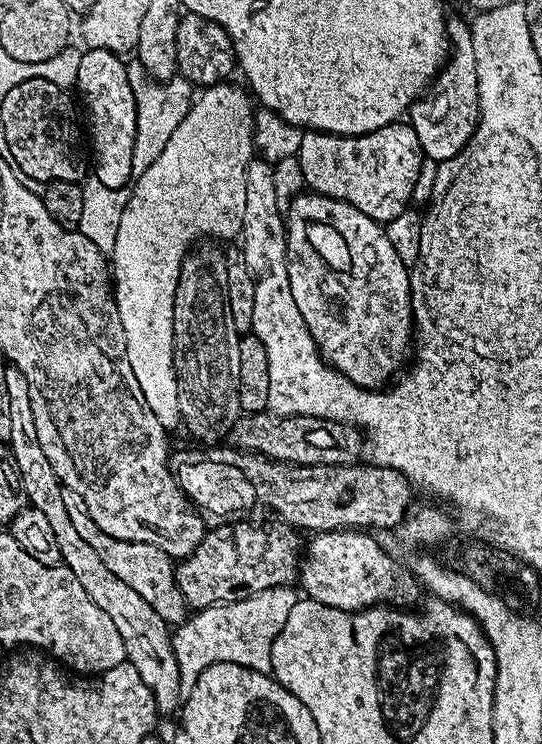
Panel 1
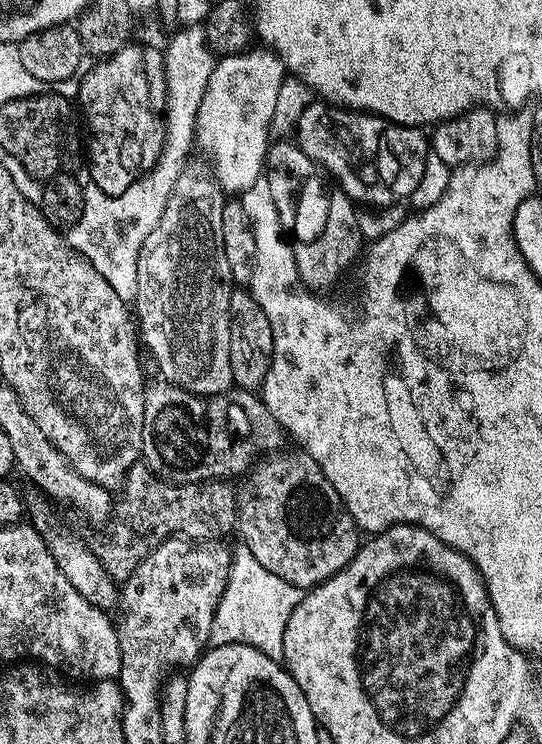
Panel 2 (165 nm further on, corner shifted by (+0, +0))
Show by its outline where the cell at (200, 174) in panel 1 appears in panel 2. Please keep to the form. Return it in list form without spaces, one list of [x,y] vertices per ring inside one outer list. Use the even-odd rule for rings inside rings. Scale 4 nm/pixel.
[[[253,46],[247,52],[217,59],[213,66],[202,104],[198,107],[195,147],[204,151],[216,163],[216,183],[228,194],[243,194],[262,178],[264,159],[270,143],[270,129],[273,127],[278,92],[286,77],[286,69],[279,56],[267,46]]]

